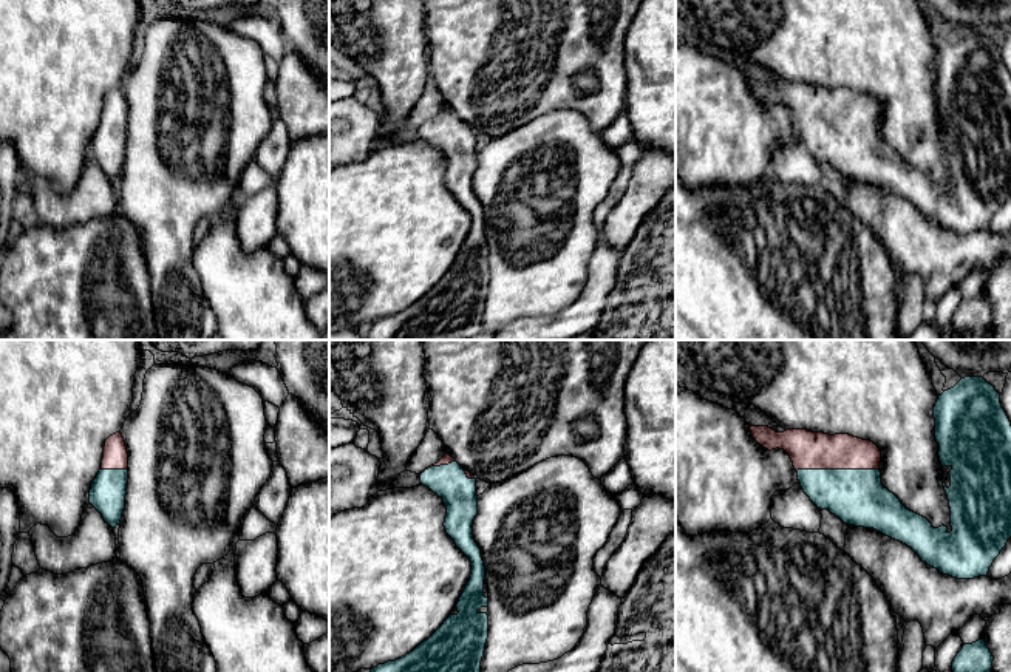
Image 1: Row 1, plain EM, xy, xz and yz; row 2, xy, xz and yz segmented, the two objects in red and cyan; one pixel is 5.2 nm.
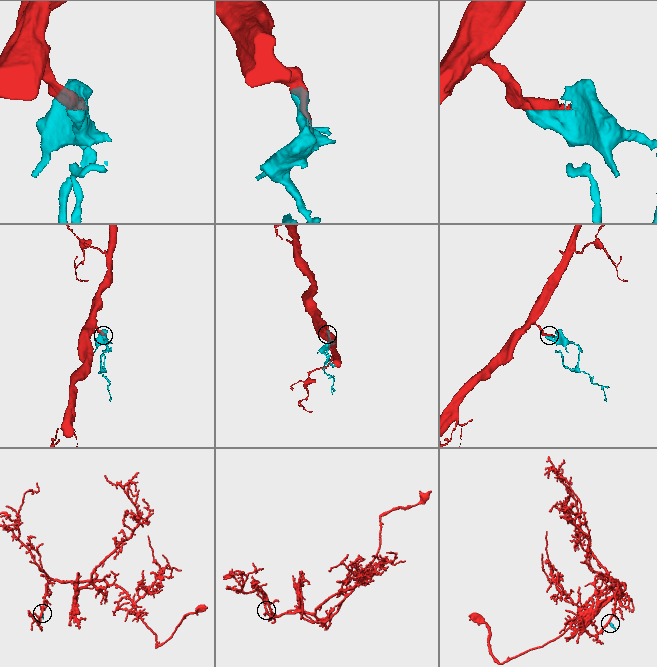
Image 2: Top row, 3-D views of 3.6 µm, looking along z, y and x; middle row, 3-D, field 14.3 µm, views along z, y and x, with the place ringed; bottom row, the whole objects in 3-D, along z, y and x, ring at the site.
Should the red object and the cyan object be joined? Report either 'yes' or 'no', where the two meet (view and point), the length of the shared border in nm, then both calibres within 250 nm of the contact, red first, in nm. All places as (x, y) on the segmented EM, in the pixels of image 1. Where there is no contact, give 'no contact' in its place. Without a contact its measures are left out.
yes | yz (837, 468) | 440 nm | 200/280 nm

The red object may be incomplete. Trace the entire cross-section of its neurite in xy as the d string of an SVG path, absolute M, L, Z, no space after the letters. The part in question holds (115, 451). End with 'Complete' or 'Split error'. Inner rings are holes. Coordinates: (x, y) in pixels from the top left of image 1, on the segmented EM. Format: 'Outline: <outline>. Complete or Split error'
Outline: M116 433L105 440L102 465L90 490L90 504L111 528L121 524L125 508L127 468L127 445L122 434Z. Split error

